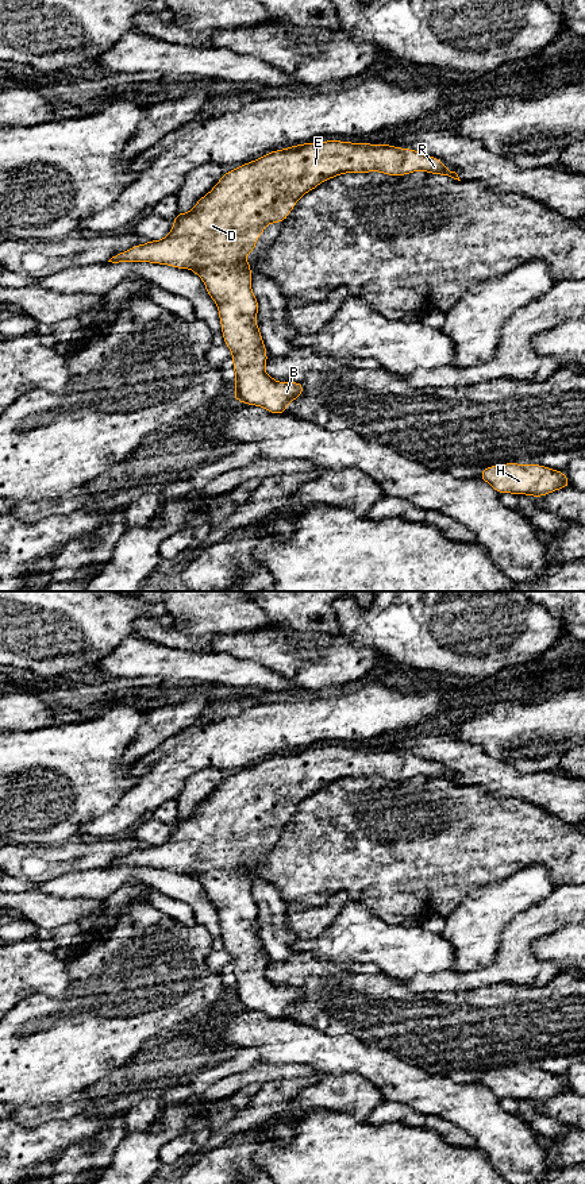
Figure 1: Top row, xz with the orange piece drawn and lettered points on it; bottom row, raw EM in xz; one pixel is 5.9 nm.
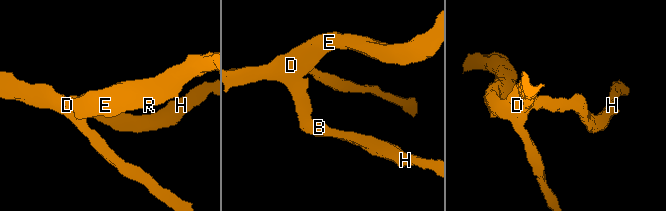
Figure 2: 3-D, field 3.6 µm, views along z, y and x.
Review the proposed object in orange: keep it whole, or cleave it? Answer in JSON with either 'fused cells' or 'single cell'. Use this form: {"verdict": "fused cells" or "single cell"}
{"verdict": "single cell"}

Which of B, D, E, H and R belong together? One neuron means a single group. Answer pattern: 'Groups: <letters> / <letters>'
Groups: B D E H R

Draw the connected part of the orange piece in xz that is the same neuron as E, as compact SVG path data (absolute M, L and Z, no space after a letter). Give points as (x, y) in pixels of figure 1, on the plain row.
M326 745L276 755L224 778L212 795L203 801L188 818L178 815L173 824L173 833L163 844L134 851L128 856L116 859L108 867L150 867L190 873L197 879L218 910L224 949L232 959L235 976L232 1003L265 1013L274 1019L285 1019L286 1010L299 1003L304 992L301 987L278 987L265 976L266 952L259 930L254 926L259 913L251 895L250 873L254 869L247 868L245 861L254 856L268 829L282 828L300 802L328 783L343 778L370 776L405 780L417 775L461 786L458 779L449 775L440 764L390 749Z

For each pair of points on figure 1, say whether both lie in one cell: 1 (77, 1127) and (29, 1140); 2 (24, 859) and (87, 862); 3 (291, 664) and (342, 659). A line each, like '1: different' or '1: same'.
1: same
2: same
3: same

